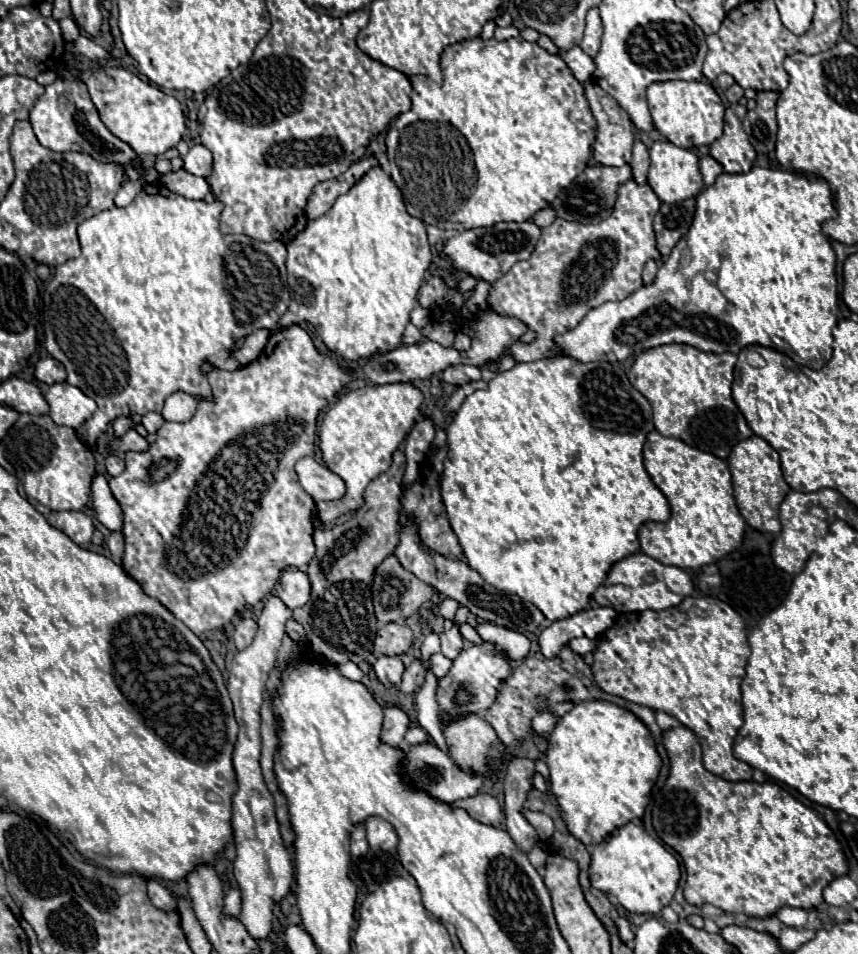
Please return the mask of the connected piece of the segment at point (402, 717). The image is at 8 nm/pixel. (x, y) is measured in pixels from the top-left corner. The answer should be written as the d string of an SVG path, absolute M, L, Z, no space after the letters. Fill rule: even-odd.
M387 708L385 710L385 720L381 728L381 742L387 746L401 746L403 744L403 734L409 726L409 718L401 708Z

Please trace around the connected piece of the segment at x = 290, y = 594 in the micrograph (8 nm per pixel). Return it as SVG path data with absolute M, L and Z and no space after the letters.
M285 570L279 578L273 594L277 598L281 598L285 602L285 606L289 606L291 610L305 606L305 602L309 602L309 594L311 594L309 576L301 570Z

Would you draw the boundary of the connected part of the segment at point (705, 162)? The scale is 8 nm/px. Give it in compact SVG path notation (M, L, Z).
M703 156L703 158L699 160L699 170L701 170L703 182L705 182L707 186L711 186L711 184L715 182L715 178L723 172L723 168L721 168L711 156Z

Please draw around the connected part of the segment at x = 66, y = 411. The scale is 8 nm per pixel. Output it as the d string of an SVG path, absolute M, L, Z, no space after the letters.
M61 382L49 386L49 392L45 394L45 400L49 404L49 416L53 418L55 424L59 426L69 426L69 428L79 428L91 414L95 412L97 404L87 398L79 388Z

